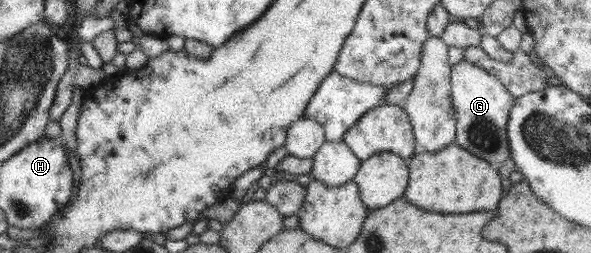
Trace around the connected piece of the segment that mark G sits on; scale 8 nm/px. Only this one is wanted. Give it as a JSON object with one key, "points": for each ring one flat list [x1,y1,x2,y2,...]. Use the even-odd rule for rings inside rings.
{"points":[[462,58,451,64,451,98,457,121,454,143,467,149,472,155,485,159,504,177,504,189,508,189,508,173,516,169,510,157,506,124,514,96,496,79,494,75]]}

